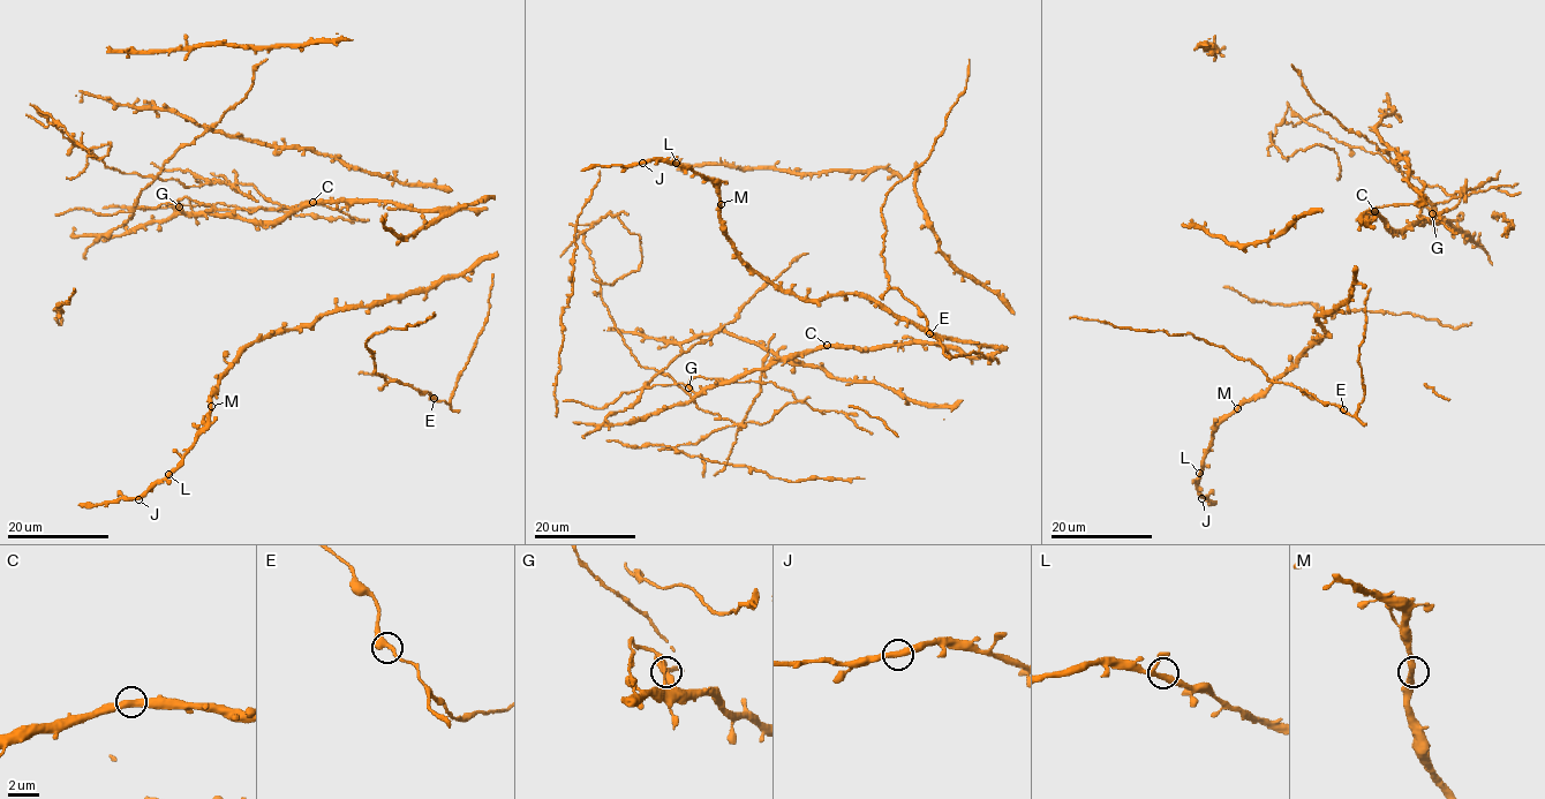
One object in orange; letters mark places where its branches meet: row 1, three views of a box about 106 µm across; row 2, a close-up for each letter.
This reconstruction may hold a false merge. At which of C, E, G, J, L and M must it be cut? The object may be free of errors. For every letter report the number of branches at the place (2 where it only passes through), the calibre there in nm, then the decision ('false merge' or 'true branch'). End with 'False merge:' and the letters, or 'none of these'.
C: branches 2; calibre 440 nm; true branch
E: branches 2; calibre 440 nm; true branch
G: branches 2; calibre 400 nm; false merge
J: branches 2; calibre 380 nm; true branch
L: branches 2; calibre 360 nm; true branch
M: branches 2; calibre 380 nm; true branch
False merge: G

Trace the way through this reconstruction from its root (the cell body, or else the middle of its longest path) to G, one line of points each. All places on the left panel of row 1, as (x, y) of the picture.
G: (315, 204), (303, 204), (273, 221), (188, 213), (179, 208)

